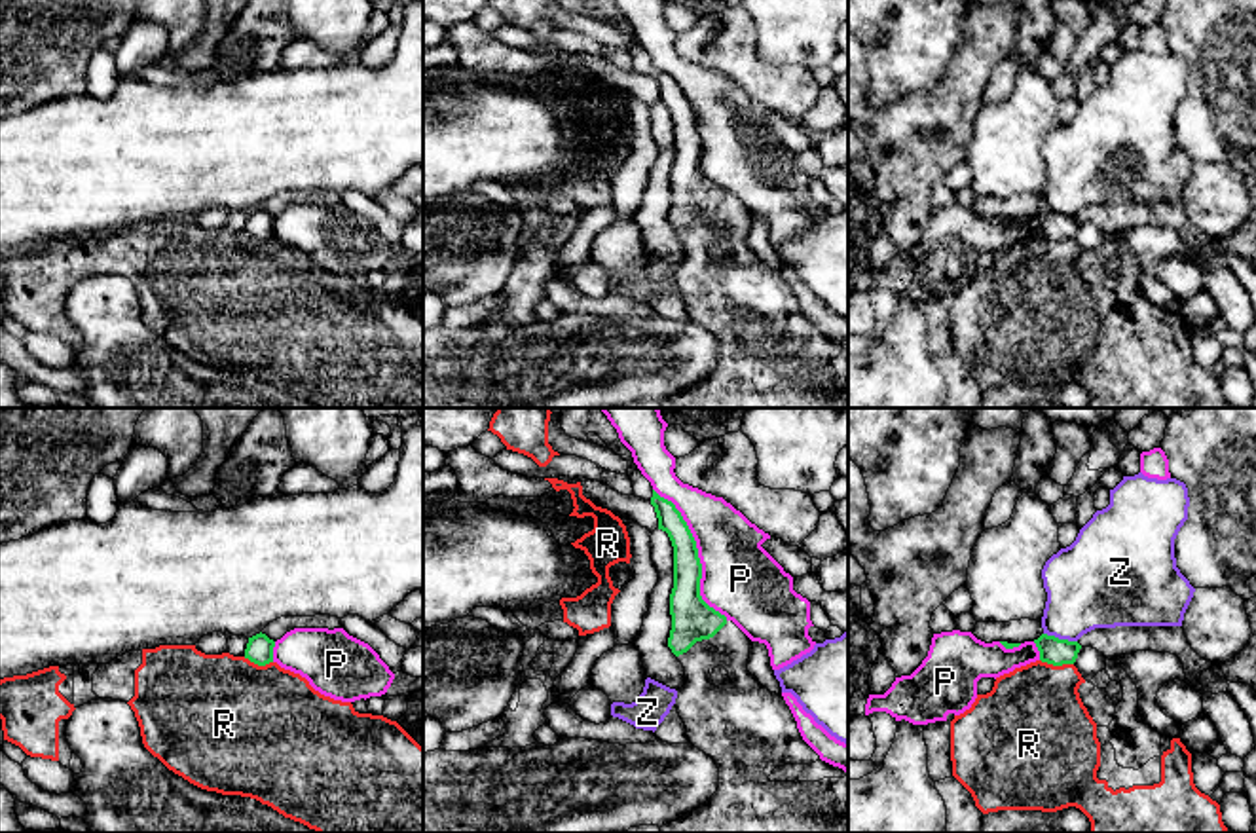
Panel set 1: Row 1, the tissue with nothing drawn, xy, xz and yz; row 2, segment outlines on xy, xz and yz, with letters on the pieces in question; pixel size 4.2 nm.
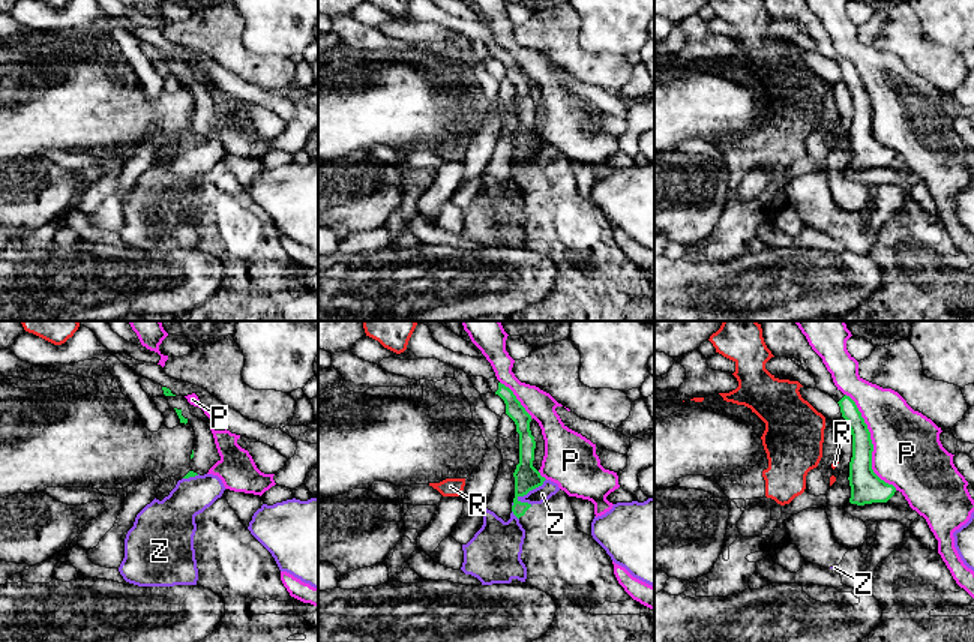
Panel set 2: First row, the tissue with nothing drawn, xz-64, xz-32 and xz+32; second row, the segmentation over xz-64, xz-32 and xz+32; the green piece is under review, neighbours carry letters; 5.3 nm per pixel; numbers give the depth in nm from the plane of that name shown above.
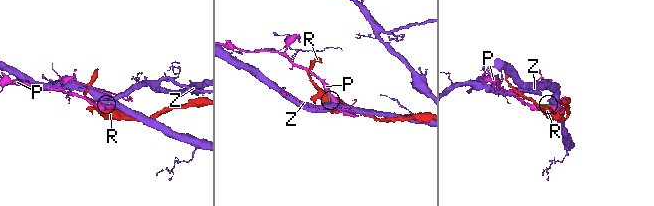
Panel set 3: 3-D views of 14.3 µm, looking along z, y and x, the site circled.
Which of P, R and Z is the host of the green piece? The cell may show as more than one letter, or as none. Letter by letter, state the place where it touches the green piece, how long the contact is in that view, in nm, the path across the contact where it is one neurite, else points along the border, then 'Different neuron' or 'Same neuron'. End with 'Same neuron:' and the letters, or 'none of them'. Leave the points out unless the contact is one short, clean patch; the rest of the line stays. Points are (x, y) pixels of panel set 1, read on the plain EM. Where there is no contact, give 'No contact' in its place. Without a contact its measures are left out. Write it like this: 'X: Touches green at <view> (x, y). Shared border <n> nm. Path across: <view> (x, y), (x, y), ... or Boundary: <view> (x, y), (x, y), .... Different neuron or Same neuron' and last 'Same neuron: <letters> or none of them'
P: Touches green at xz (697, 129). Shared border 650 nm. Different neuron
R: Touches green at yz (1057, 240). Shared border 150 nm. Different neuron
Z: Touches green at yz (1061, 215). Shared border 150 nm. Boundary: yz (1044, 207), (1076, 217). Different neuron
Same neuron: none of them

